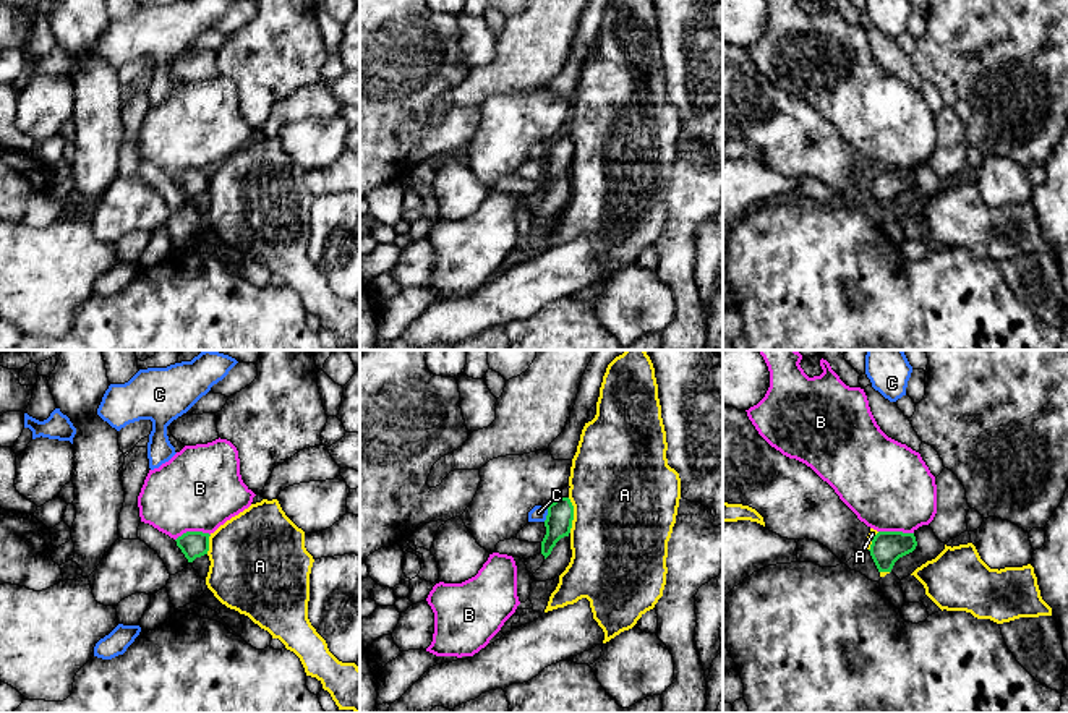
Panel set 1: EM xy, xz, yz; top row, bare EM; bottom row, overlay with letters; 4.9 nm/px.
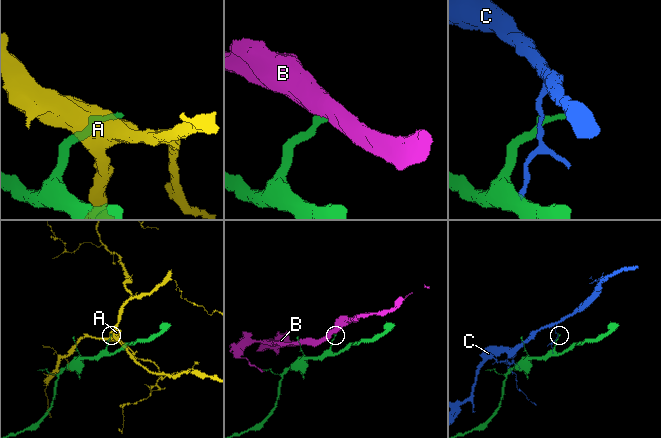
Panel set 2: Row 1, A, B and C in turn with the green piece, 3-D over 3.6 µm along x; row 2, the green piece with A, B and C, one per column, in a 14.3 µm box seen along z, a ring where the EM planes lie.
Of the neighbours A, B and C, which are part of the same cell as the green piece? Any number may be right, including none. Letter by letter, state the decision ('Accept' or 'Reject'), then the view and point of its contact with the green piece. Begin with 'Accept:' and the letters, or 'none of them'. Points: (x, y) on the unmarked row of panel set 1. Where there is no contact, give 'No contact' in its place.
Accept: none of them
A: Reject. Touches green at xz (572, 153)
B: Reject. Touches green at xy (192, 169)
C: Reject. Touches green at xz (548, 151)

